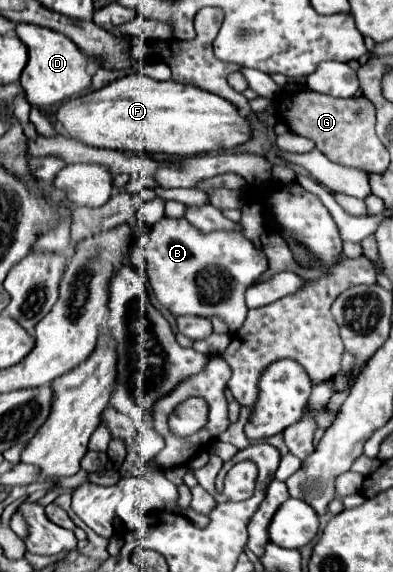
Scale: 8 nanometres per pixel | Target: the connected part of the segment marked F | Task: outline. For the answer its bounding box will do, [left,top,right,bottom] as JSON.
[56,72,250,156]

